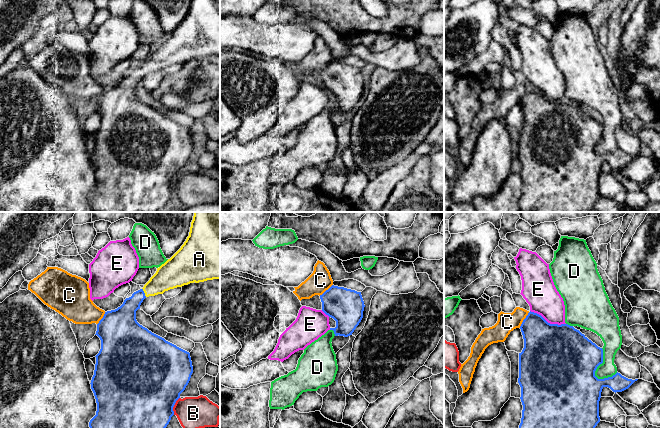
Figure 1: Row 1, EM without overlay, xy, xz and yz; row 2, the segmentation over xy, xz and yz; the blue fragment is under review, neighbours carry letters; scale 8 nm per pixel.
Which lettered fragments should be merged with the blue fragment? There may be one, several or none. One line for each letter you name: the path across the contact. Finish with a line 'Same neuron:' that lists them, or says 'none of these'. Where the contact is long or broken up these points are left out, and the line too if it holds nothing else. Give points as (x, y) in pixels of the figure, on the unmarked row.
A: way xy (124, 92), (128, 84), (143, 68), (155, 62), (169, 51)
Same neuron: A

